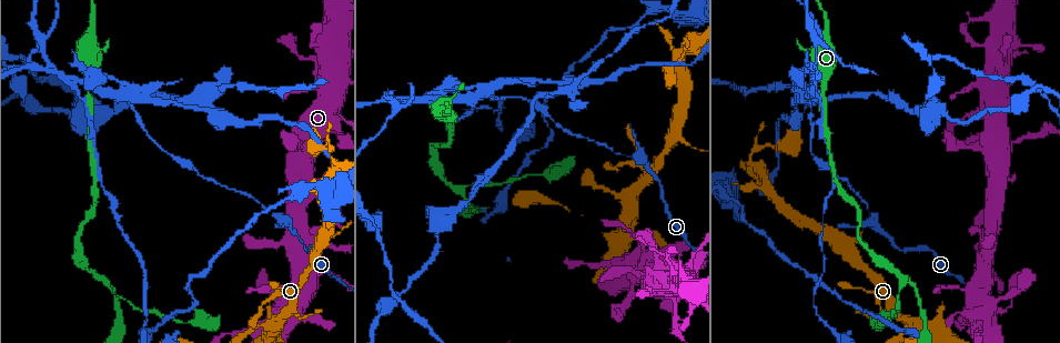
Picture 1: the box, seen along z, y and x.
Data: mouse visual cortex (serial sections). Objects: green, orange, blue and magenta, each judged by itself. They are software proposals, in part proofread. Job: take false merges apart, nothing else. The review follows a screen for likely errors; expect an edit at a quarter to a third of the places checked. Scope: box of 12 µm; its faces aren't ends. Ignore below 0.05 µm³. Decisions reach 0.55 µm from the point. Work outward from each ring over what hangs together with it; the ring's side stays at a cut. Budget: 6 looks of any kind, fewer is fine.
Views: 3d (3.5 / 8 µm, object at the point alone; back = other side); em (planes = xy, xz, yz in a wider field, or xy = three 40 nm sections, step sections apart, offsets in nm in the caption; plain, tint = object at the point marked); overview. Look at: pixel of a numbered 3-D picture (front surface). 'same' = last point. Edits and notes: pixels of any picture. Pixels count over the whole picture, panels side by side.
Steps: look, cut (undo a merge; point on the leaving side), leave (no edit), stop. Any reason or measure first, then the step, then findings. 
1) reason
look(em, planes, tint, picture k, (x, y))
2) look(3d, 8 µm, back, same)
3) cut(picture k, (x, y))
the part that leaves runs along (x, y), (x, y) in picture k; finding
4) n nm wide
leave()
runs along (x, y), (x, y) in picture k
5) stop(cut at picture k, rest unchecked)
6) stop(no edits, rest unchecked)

abrupt turn
look(3d, 3.5 µm, picture 1, (683, 38))

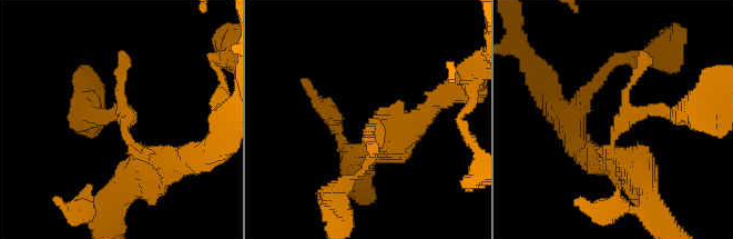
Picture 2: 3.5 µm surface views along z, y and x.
look(em, xy, step 5, tint, picture 2, (126, 140))

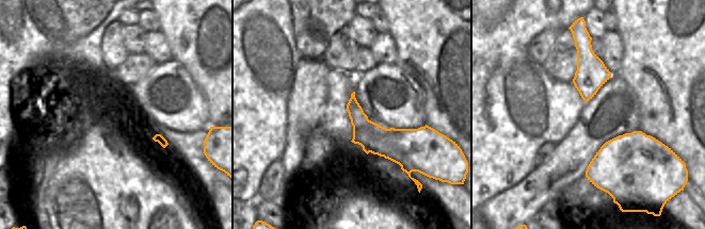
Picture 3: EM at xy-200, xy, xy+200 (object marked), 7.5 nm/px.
leave()
runs along (649, 190), (611, 142), (631, 111), (668, 111) in picture 2; all the same cell

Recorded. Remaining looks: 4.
narrows sharply
look(3d, 3.5 µm, picture 1, (265, 208))

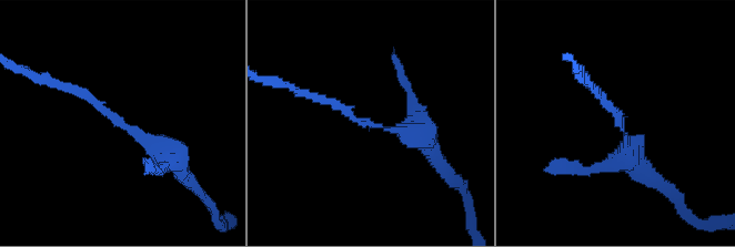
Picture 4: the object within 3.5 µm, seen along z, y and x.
arms of 150, 350 nm; now the EM
look(em, xy, step 5, tint, picture 4, (377, 127))

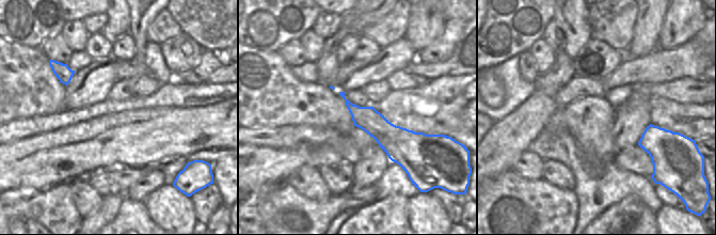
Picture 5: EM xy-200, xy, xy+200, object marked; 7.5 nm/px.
leave()
runs along (181, 168), (72, 88) in picture 4; all the same cell

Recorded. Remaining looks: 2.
stop(no edits, rest unchecked)

